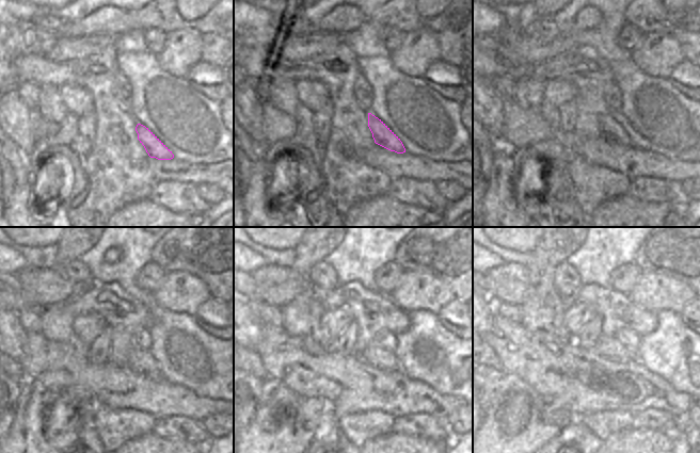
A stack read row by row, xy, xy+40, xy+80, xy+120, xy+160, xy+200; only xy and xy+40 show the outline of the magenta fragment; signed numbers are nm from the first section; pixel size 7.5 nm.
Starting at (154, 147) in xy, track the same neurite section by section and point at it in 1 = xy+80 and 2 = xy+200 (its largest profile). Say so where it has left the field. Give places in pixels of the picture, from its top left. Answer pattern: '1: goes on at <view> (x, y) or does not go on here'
1: goes on at xy+80 (616, 126)
2: goes on at xy+200 (608, 348)

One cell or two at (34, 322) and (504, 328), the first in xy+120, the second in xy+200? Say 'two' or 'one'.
two

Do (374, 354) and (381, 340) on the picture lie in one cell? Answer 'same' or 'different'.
different

